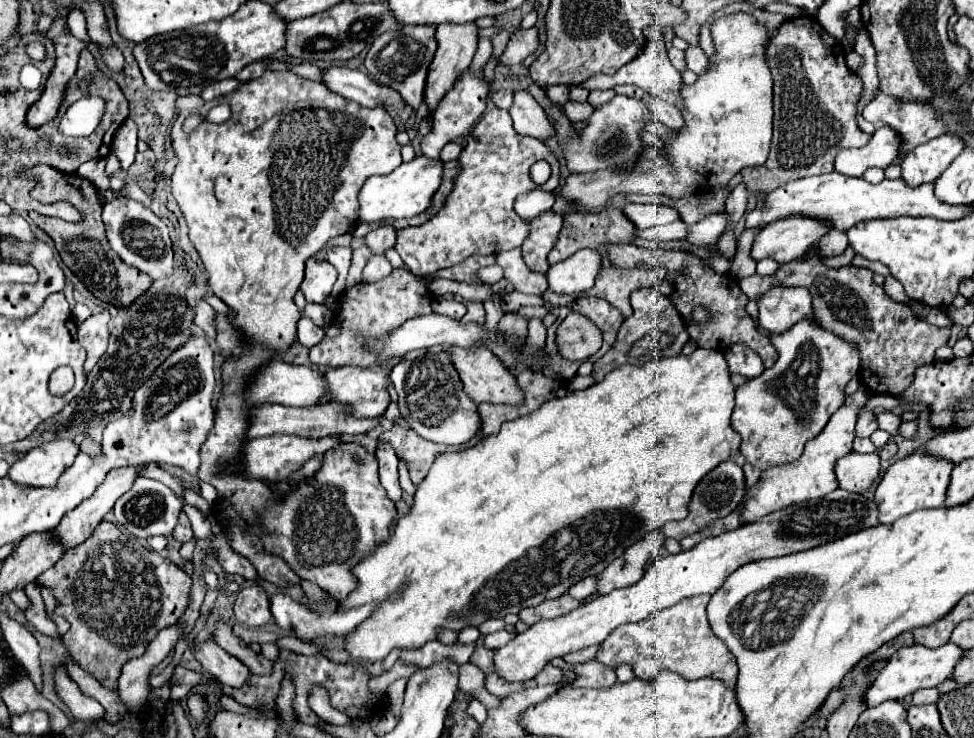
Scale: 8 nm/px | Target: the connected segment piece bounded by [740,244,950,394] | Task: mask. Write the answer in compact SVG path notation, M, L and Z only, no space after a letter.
M814 246L812 254L806 254L798 260L784 262L770 276L754 274L740 282L742 292L748 294L750 300L758 300L758 296L772 286L804 286L812 294L814 318L826 330L856 342L860 348L860 376L870 394L900 394L914 378L914 370L926 362L934 360L934 352L938 346L944 346L950 336L950 328L938 328L924 320L918 320L910 308L902 302L892 300L882 286L872 282L874 272L868 268L842 266L828 268L824 264L824 256L820 254L820 246Z

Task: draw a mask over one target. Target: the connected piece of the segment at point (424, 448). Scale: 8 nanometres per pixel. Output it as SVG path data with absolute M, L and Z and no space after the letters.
M392 426L388 432L384 432L378 438L378 444L390 444L394 448L396 456L406 462L408 472L410 472L410 480L414 484L422 482L422 478L428 474L434 458L440 452L452 450L450 446L424 440L414 430L404 430L400 426Z

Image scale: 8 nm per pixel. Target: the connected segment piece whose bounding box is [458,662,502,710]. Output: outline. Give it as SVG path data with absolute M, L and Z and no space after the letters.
M472 662L460 666L458 690L464 692L464 694L472 694L478 702L482 702L482 704L486 706L486 710L500 706L502 698L490 694L490 692L486 690L486 684L484 684L484 682L486 682L486 676L484 676L484 672L482 672L478 666L474 666Z

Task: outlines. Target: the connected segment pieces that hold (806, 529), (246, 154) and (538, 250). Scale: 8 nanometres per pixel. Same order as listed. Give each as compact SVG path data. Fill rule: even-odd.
M842 488L826 494L824 498L792 504L788 508L778 510L776 514L768 514L762 520L744 524L736 530L724 532L720 536L712 536L696 544L692 550L684 550L676 556L658 558L644 570L644 576L626 588L616 588L610 594L598 596L588 604L578 606L576 610L558 616L554 620L540 620L530 626L526 632L516 634L512 642L498 648L494 652L496 672L506 682L528 682L532 680L552 658L562 658L570 652L582 650L592 644L604 642L604 638L616 630L616 626L626 622L640 622L648 618L652 612L662 610L666 606L674 606L682 598L690 598L696 594L714 594L722 586L722 582L738 570L738 566L758 560L782 556L788 552L800 552L808 548L816 548L828 542L834 542L842 536L860 532L870 526L878 526L878 506L874 500L846 492Z
M266 70L260 78L242 82L234 92L218 96L198 110L182 110L170 132L172 150L178 156L172 174L172 194L186 218L190 240L210 274L208 286L232 310L230 322L244 340L244 352L226 356L220 368L222 396L216 406L214 426L200 448L202 466L198 478L218 490L214 508L218 508L218 516L226 516L218 518L218 524L224 530L238 526L240 530L256 534L266 554L282 558L300 578L308 578L328 590L334 600L346 600L348 594L358 588L358 578L350 574L352 568L374 552L378 544L384 544L390 538L396 506L378 480L378 458L362 444L338 444L336 452L330 452L332 456L322 460L314 478L300 482L290 494L278 494L268 482L246 478L240 472L242 446L248 442L246 430L250 428L250 410L254 410L244 394L258 368L296 342L296 324L302 318L302 312L294 302L294 294L304 278L304 262L322 250L328 240L356 228L360 210L358 192L362 182L374 174L390 174L402 164L400 144L394 136L396 126L386 110L358 106L356 102L330 92L320 82L306 80L290 70ZM222 102L232 108L230 120L222 124L202 122L192 134L184 134L182 122L186 116L206 116L210 108ZM352 454L358 454L362 464L352 462Z
M552 210L542 212L538 218L525 219L530 226L530 234L524 240L521 249L526 266L534 272L548 272L548 252L558 242L564 216Z

